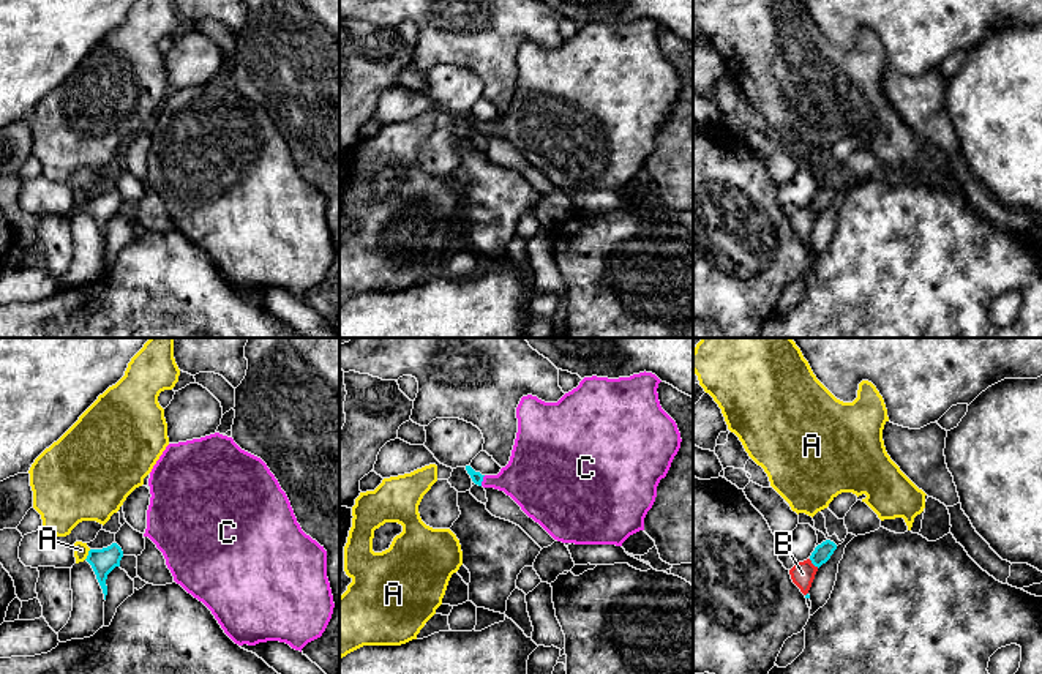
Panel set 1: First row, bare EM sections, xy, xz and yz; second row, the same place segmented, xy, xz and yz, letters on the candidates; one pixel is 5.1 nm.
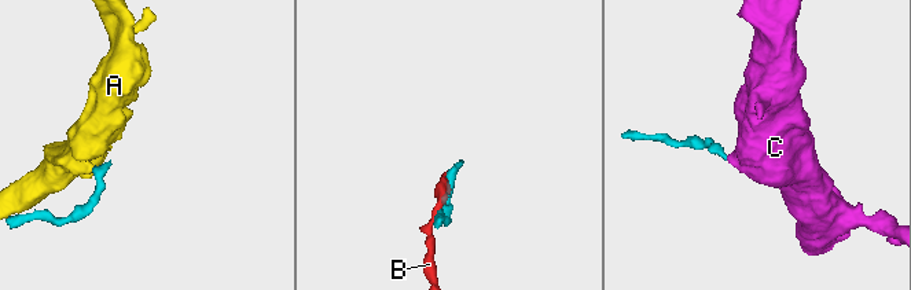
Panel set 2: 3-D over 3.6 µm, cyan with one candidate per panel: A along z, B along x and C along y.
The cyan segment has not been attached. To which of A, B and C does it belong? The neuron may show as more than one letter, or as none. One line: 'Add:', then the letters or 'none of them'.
Add: C

